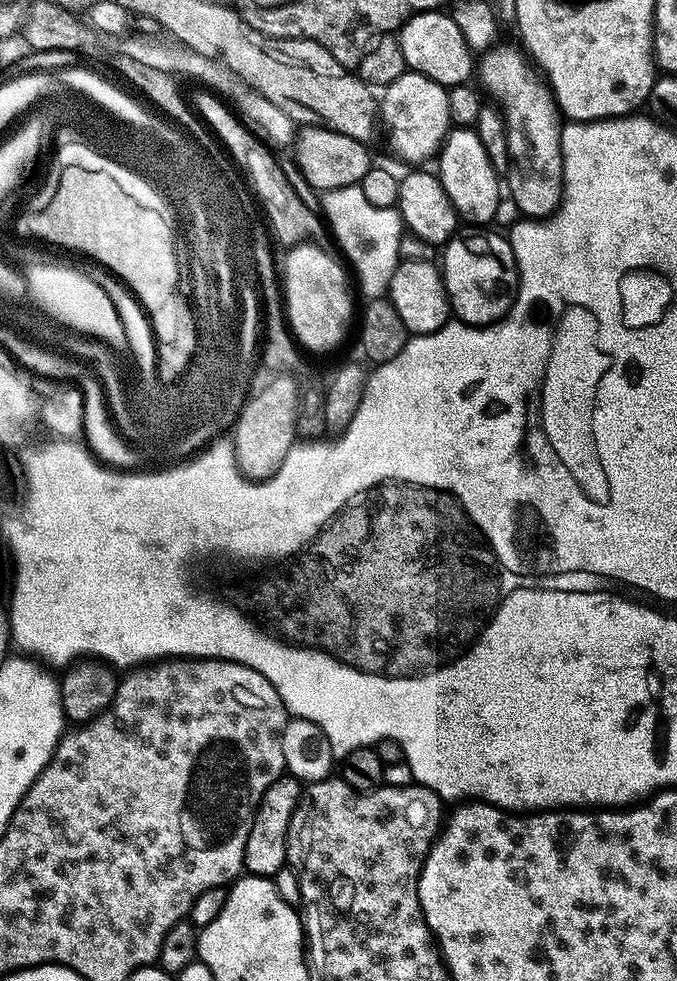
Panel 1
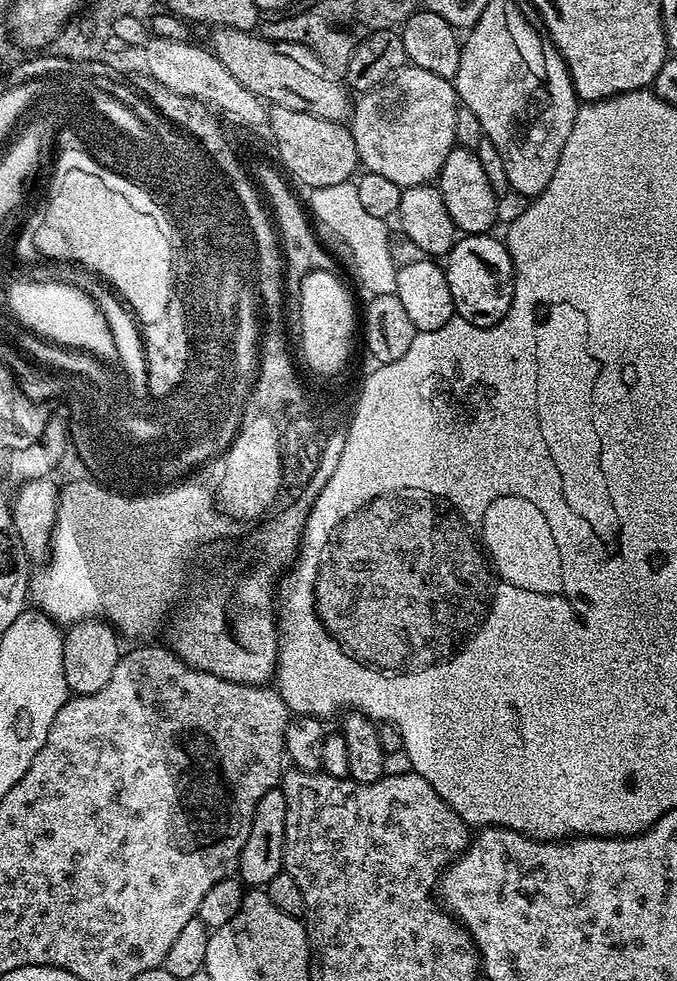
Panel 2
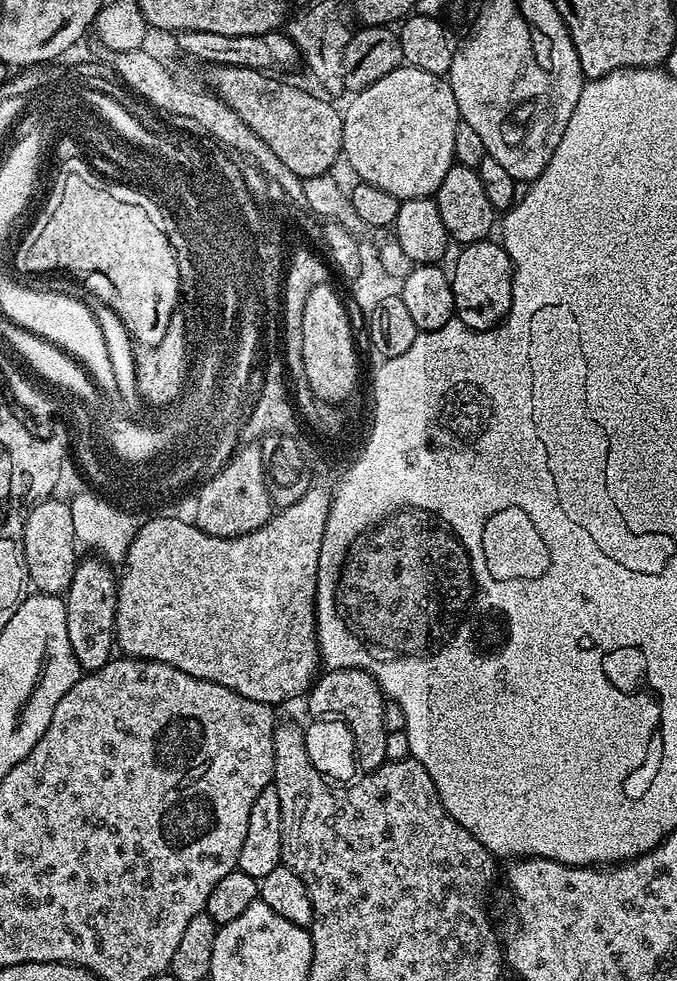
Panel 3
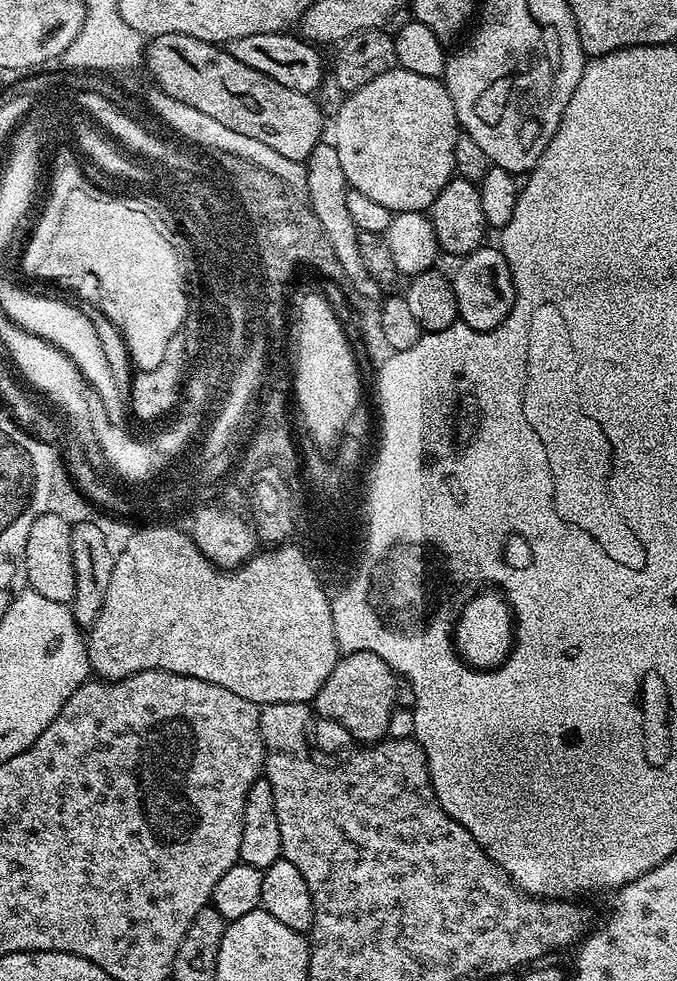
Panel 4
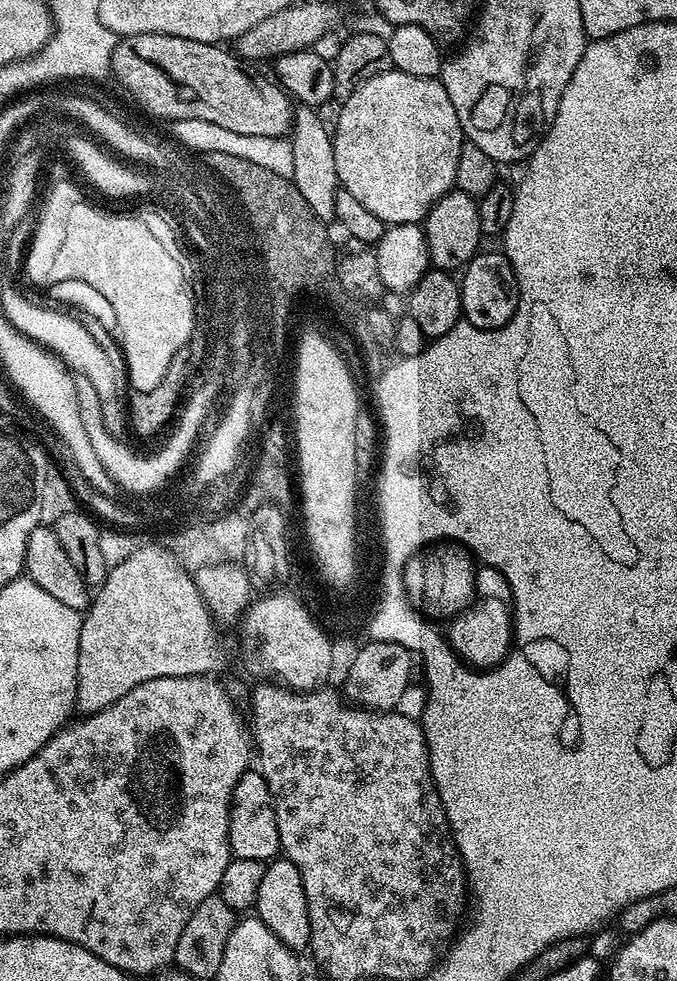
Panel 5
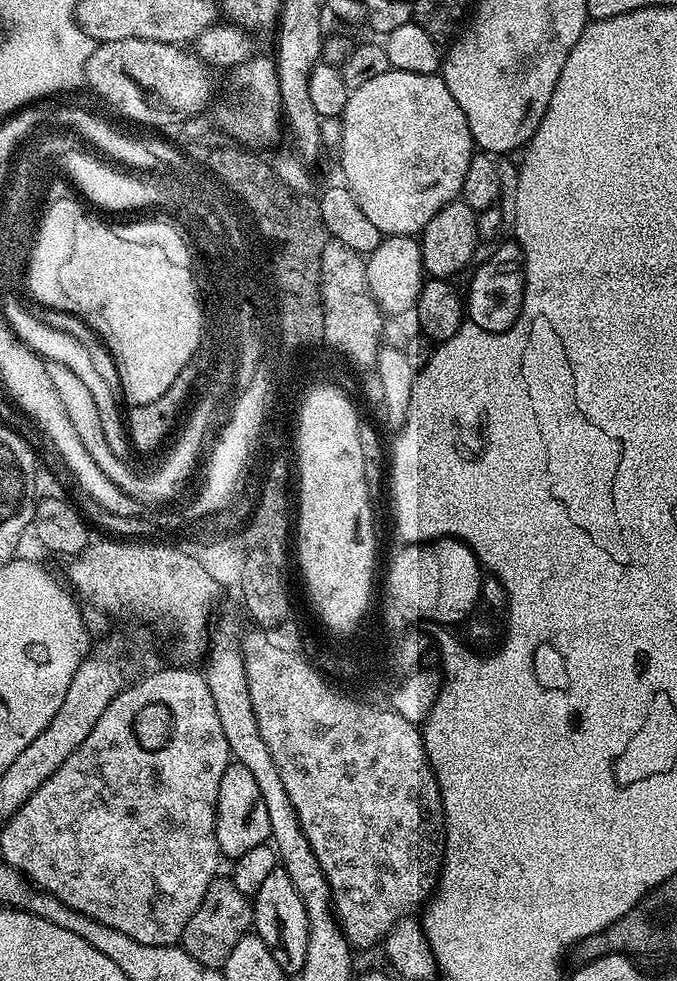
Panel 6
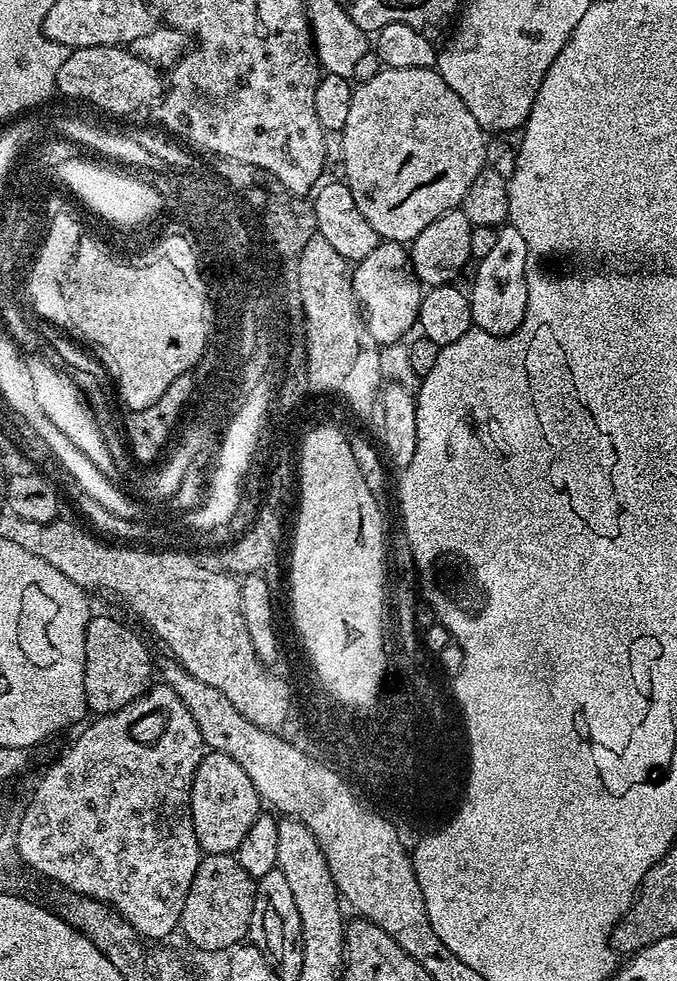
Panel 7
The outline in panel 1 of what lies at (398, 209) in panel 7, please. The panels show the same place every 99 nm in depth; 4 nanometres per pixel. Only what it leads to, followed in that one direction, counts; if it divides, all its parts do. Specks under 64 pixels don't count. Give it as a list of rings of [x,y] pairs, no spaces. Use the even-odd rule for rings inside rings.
[[[405,70],[393,84],[383,89],[384,97],[378,100],[378,120],[388,131],[388,144],[404,160],[409,160],[409,165],[420,166],[423,160],[428,160],[437,155],[444,147],[444,141],[453,127],[450,118],[450,102],[448,89],[438,82],[426,78],[417,72]]]

